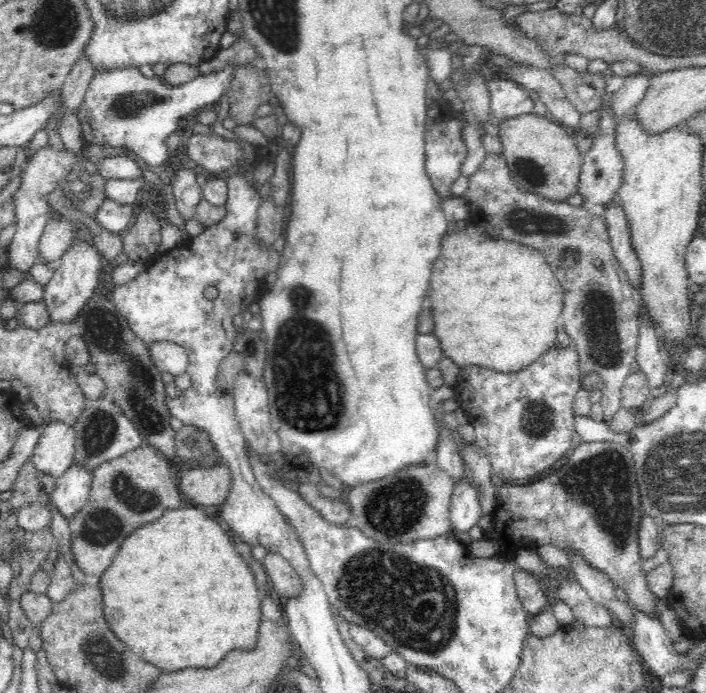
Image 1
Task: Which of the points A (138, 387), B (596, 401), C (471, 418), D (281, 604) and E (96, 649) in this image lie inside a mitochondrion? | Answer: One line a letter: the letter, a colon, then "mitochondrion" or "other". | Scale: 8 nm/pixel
A: mitochondrion
B: other
C: other
D: other
E: mitochondrion

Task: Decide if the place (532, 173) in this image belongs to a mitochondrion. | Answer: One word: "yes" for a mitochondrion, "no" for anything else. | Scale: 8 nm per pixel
yes

